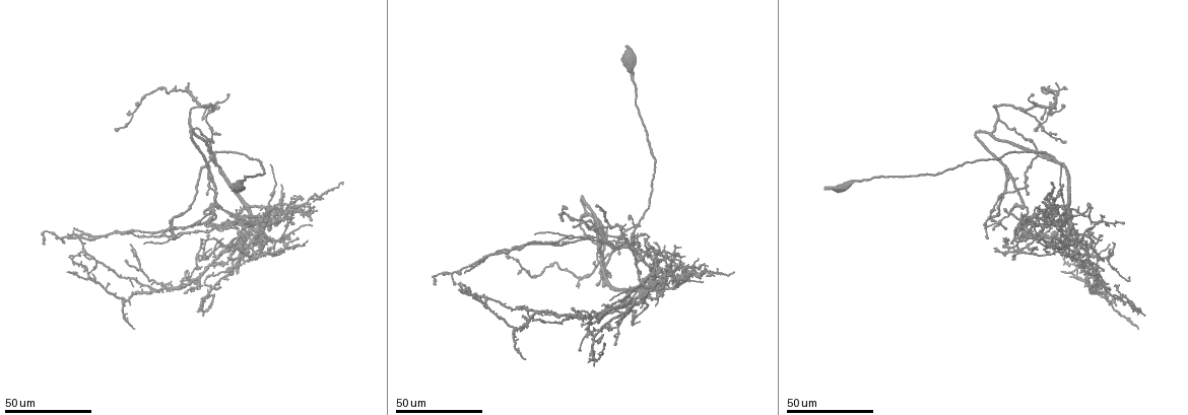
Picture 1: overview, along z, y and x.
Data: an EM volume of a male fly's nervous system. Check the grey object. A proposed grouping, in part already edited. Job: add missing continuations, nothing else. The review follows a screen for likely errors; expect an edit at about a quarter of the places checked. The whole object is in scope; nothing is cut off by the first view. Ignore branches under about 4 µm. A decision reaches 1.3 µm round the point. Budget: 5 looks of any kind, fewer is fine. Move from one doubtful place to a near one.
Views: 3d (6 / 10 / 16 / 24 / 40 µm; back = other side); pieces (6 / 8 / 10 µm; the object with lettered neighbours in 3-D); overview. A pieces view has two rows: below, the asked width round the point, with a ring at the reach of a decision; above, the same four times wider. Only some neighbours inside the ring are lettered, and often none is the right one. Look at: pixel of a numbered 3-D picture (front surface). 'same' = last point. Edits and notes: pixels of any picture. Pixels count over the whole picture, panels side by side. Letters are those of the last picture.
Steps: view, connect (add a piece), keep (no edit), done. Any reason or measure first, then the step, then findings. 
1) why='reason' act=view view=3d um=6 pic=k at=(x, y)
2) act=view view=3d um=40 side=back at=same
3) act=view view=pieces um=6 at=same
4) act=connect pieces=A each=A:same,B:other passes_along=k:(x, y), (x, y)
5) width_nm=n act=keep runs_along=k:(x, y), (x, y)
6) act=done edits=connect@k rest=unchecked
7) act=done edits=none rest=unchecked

why='an open end' act=view view=3d um=40 pic=1 at=(257, 232)

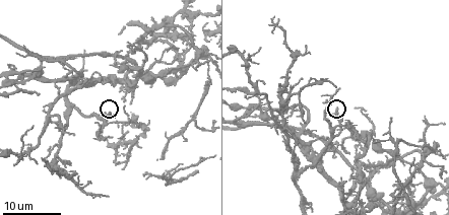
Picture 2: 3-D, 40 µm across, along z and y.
why='see the neighbours' act=view view=pieces um=8 pic=2 at=(336, 108)

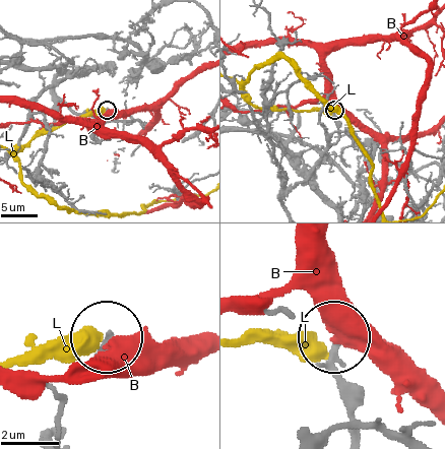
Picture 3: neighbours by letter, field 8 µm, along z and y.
act=keep each=B:other,L:other found='none of them fits'

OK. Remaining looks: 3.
why='end of a long branch' act=view view=3d um=40 pic=1 at=(574, 226)

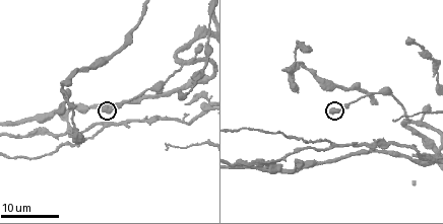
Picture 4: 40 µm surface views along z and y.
why='what lies round it' act=view view=pieces um=8 pic=4 at=(331, 112)

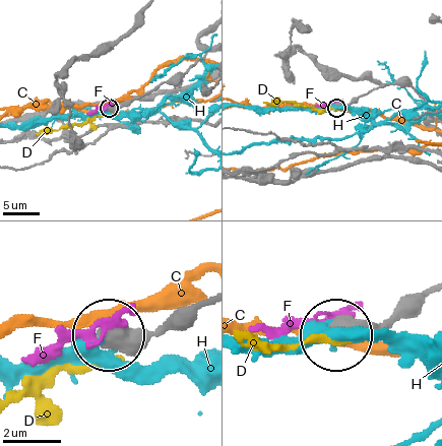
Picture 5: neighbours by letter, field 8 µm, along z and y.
act=keep each=C:other,D:other,F:other,H:other found='none of them fits'

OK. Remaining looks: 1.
act=done edits=none rest=unchecked

